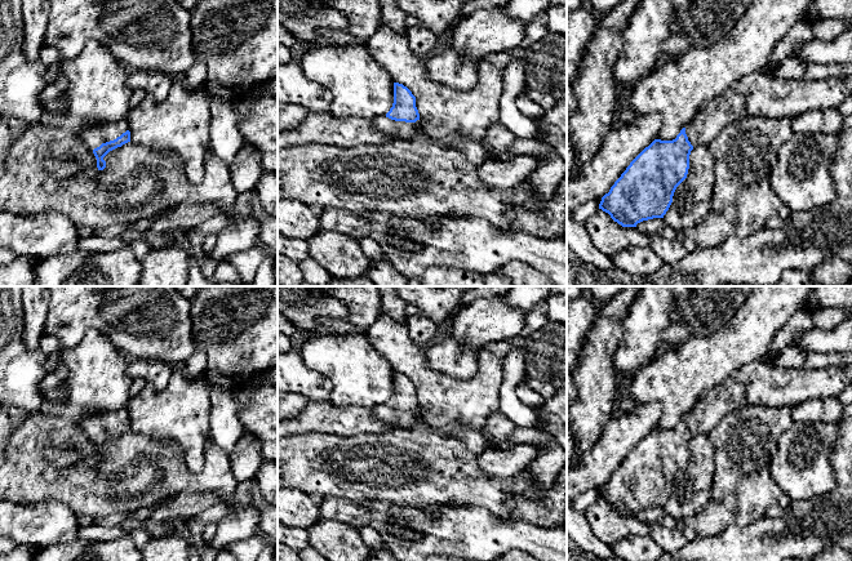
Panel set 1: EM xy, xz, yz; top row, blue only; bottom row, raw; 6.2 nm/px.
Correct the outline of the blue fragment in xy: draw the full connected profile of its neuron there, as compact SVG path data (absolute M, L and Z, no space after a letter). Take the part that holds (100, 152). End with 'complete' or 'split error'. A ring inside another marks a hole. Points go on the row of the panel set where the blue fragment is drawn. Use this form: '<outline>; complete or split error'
M127 117L114 123L93 124L86 126L80 135L85 146L93 151L98 170L106 168L103 157L112 150L130 142Z; split error

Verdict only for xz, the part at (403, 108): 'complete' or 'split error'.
split error

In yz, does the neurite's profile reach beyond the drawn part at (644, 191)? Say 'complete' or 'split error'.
split error

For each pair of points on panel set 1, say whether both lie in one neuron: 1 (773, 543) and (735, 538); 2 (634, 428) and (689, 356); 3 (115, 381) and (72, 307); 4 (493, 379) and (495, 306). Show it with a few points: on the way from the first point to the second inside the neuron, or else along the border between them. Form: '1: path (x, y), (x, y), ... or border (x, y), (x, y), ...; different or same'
1: path (764, 543), (744, 543); same
2: border (638, 403), (661, 404), (661, 417), (656, 427); different
3: border (112, 343), (88, 328), (74, 347), (63, 351); different
4: border (484, 348), (478, 352); different

